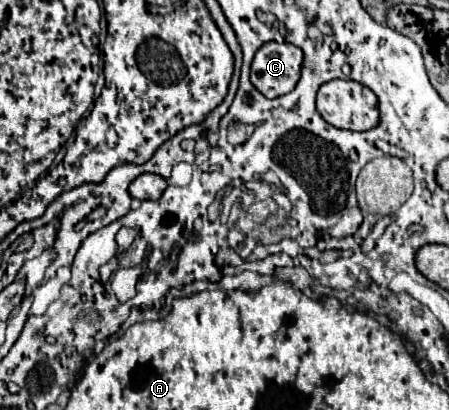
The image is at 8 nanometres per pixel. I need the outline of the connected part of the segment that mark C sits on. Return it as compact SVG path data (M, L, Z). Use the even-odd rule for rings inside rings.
M266 42L252 60L250 82L266 96L276 98L294 90L300 80L302 50L288 42Z

